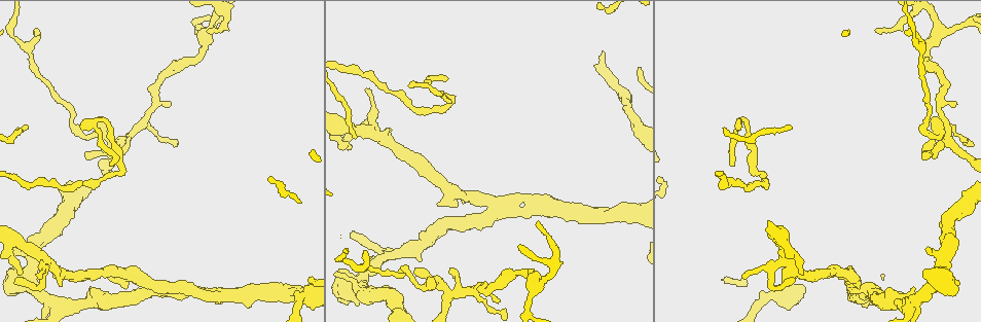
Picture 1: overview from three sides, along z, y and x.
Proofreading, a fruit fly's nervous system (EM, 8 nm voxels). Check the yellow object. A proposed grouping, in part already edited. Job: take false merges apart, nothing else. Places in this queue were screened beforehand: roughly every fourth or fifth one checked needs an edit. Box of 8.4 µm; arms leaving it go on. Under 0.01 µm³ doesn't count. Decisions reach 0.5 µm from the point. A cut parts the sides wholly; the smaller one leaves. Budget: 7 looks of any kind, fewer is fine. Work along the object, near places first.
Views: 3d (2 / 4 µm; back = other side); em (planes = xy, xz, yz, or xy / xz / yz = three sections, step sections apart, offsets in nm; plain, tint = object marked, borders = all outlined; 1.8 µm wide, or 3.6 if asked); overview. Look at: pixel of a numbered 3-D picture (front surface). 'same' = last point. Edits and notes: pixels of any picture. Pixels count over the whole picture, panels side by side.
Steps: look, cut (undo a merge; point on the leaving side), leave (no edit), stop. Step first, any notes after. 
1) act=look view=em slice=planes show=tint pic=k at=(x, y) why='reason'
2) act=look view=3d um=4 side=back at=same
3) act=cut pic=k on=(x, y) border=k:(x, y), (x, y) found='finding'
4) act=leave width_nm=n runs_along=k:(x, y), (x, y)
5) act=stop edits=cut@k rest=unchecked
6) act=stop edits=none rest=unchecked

act=look view=3d um=4 pic=1 at=(490, 209) why='two arms in line, one across'

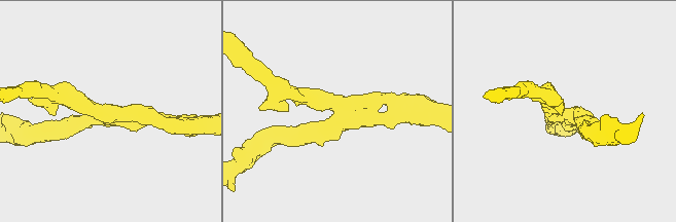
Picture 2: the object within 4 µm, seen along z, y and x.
act=look view=em slice=xz step=16 show=tint pic=2 at=(106, 116) why='shape alone is not enough'

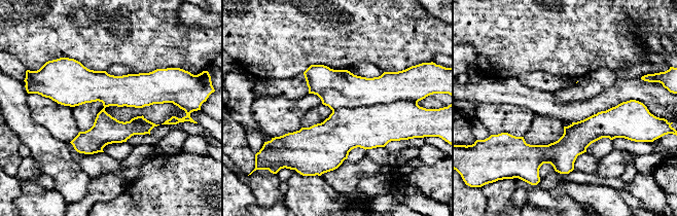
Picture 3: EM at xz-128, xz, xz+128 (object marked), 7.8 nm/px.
act=look view=em slice=planes show=tint at=same why='another direction'

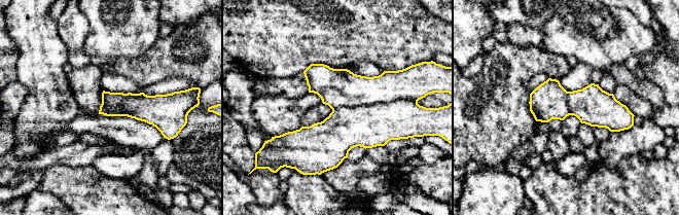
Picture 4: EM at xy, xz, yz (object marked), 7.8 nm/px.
act=leave runs_along=4:(532, 96), (587, 104), (629, 118) found='all the same neuron'

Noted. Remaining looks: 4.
act=look view=3d um=4 pic=1 at=(36, 289) why='abrupt turn'

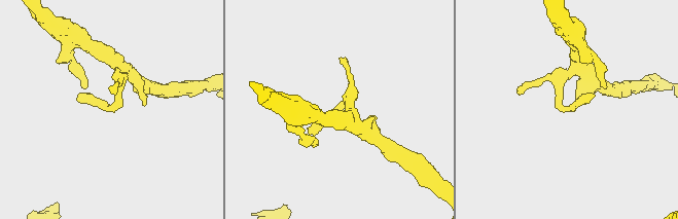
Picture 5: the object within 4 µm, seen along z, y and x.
act=look view=em slice=planes show=tint pic=5 at=(341, 106)

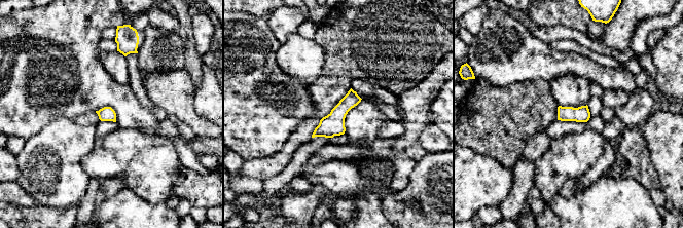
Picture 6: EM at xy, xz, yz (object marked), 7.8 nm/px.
act=leave found='one neuron here'

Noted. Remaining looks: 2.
act=look view=3d um=4 side=back pic=1 at=(428, 87) why='abrupt turn'

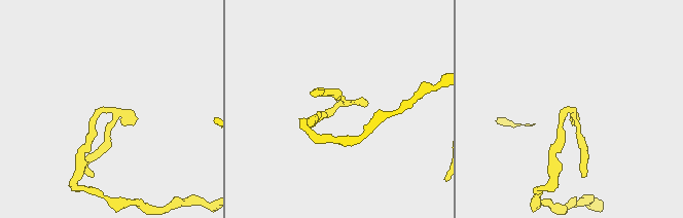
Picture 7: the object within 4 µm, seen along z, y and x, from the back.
act=look view=em slice=planes show=tint pic=7 at=(109, 108) why='now the EM'

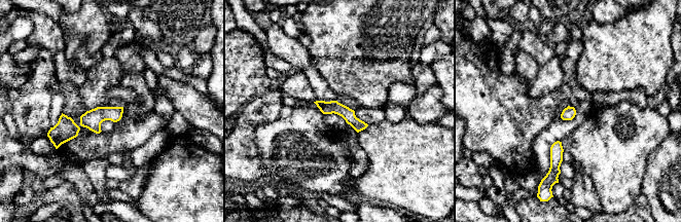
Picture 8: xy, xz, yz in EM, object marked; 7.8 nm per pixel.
act=leave found='one neuron here'

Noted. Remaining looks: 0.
act=stop edits=none rest=unchecked

